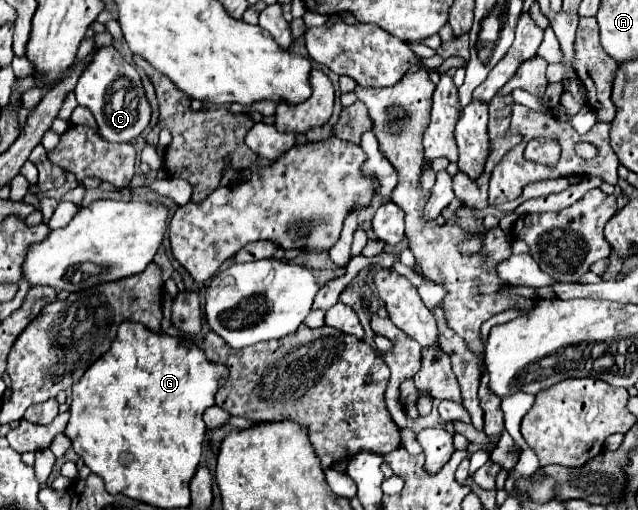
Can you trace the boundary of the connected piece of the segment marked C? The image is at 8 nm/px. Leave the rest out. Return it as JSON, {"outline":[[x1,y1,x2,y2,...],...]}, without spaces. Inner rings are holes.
{"outline":[[104,46,94,56,92,64,84,70,76,84,76,100,80,106,86,106,98,124,98,132,106,142,132,142,142,136,142,132,150,126,152,108,146,100,142,78,134,66,130,66,114,46],[118,80,128,80,130,84,120,84,120,94,114,90,114,84]]}

